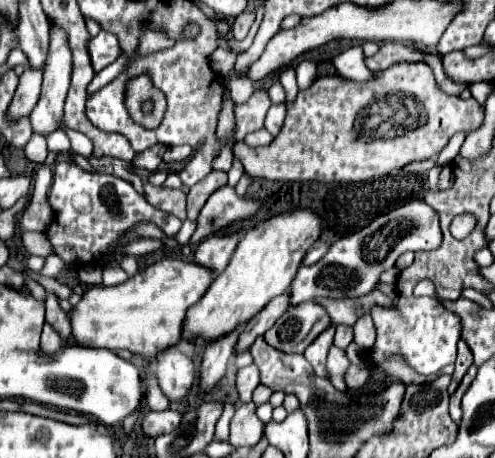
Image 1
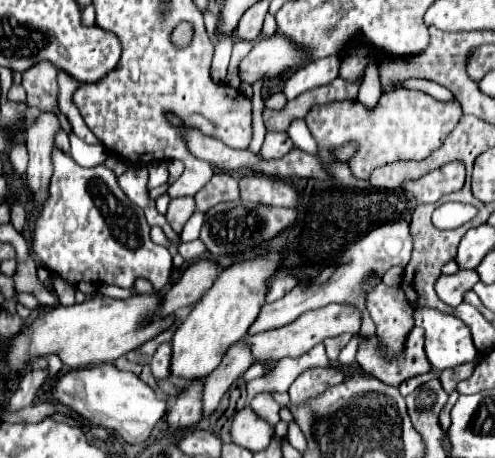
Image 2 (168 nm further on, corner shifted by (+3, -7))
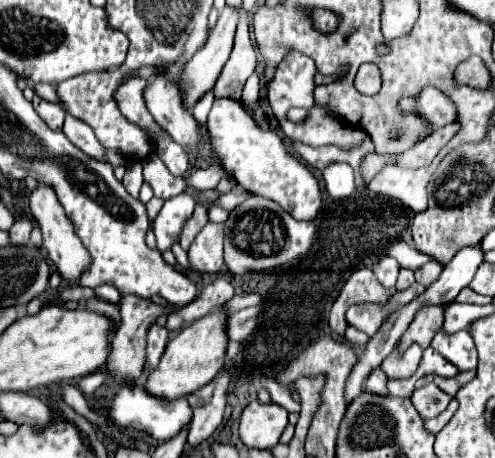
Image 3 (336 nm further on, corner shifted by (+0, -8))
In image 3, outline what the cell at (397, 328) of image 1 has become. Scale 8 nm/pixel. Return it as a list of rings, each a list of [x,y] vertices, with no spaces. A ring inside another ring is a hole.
[[[440,330],[432,340],[432,348],[440,352],[448,362],[452,362],[458,370],[474,370],[478,366],[476,346],[466,330],[460,330],[450,336]]]

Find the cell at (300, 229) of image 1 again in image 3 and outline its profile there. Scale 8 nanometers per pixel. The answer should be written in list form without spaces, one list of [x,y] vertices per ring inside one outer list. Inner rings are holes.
[[[216,308],[210,314],[192,322],[188,328],[182,328],[174,338],[170,338],[164,356],[160,358],[160,364],[154,370],[150,370],[144,390],[156,398],[172,400],[172,398],[188,396],[200,390],[202,386],[206,386],[224,366],[224,354],[228,344],[226,320],[228,320],[228,312]]]

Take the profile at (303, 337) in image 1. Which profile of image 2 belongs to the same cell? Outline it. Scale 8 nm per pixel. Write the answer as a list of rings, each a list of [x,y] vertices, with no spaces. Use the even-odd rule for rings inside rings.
[[[327,305],[315,311],[307,311],[303,313],[299,319],[295,319],[293,323],[273,329],[273,331],[265,331],[265,333],[257,333],[257,335],[249,335],[249,343],[253,345],[253,355],[257,361],[265,361],[265,359],[283,359],[283,357],[299,357],[303,353],[307,353],[313,345],[329,339],[329,337],[337,337],[341,333],[357,333],[361,327],[361,319],[359,319],[359,311],[351,305]]]

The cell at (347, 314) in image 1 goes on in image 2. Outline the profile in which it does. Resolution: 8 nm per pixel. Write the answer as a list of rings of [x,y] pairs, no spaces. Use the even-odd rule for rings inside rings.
[[[413,327],[405,339],[405,347],[399,355],[389,357],[383,351],[381,339],[377,339],[377,333],[371,337],[363,337],[357,333],[359,339],[359,355],[357,363],[361,369],[377,379],[381,379],[387,385],[399,385],[409,377],[421,375],[431,371],[429,361],[425,359],[423,351],[423,331],[421,327]]]

